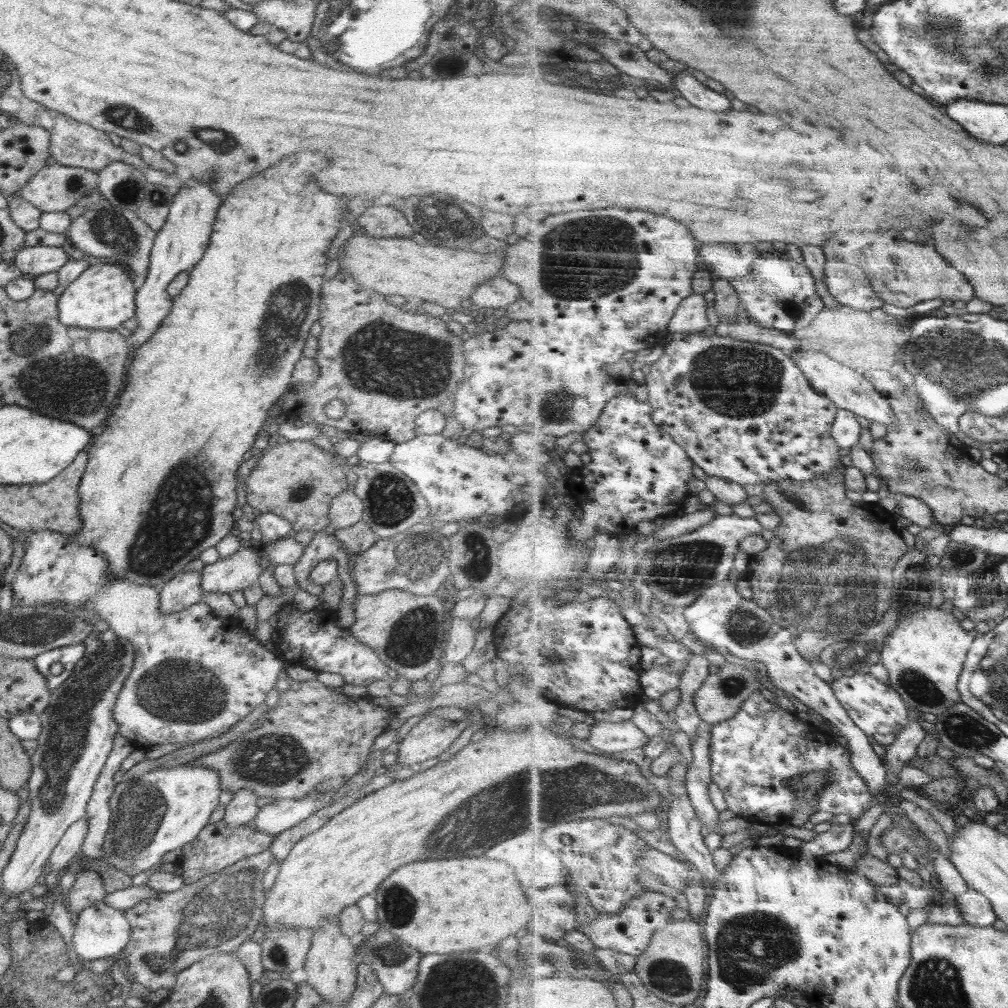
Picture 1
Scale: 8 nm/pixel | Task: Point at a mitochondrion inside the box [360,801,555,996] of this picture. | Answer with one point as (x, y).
(398, 903)

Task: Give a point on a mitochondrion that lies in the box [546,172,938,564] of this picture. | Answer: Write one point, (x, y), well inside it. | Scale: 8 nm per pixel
(711, 372)

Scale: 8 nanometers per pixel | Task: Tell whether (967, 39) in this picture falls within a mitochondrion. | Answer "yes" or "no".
yes

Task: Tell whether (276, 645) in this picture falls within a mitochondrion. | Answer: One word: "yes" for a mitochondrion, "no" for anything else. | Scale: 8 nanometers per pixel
no

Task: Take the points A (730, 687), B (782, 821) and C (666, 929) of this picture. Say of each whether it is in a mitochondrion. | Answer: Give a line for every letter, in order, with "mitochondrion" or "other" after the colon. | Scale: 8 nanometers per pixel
A: mitochondrion
B: other
C: other

